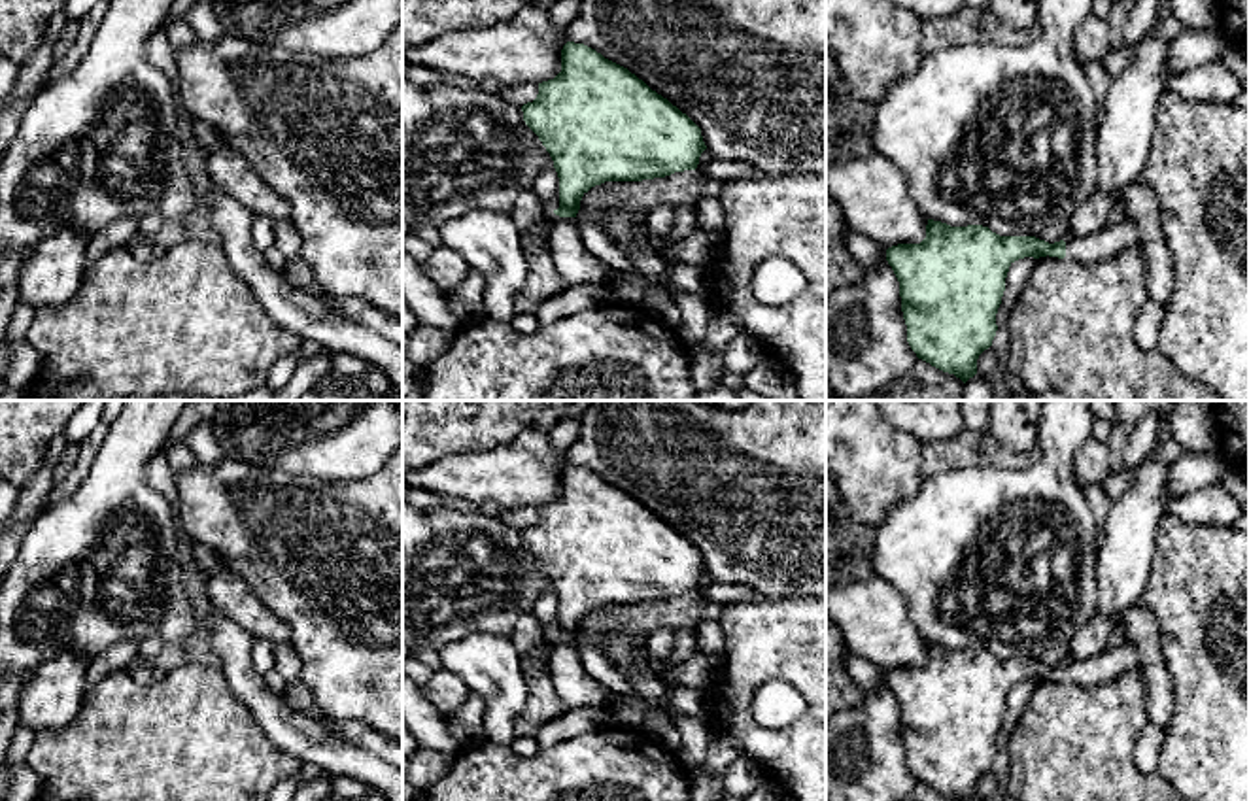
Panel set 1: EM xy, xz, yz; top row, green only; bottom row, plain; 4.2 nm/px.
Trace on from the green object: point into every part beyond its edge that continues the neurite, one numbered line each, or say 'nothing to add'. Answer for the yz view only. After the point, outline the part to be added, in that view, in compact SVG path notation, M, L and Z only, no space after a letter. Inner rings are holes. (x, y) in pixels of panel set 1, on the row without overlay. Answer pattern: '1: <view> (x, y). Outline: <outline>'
1: yz (1113, 662). Outline: M1124 642L1117 648L1107 648L1104 654L1085 659L1085 661L1073 661L1066 659L1066 680L1068 684L1081 684L1081 686L1092 686L1092 684L1104 684L1117 676L1121 676L1124 671L1138 667L1138 650L1132 642Z

